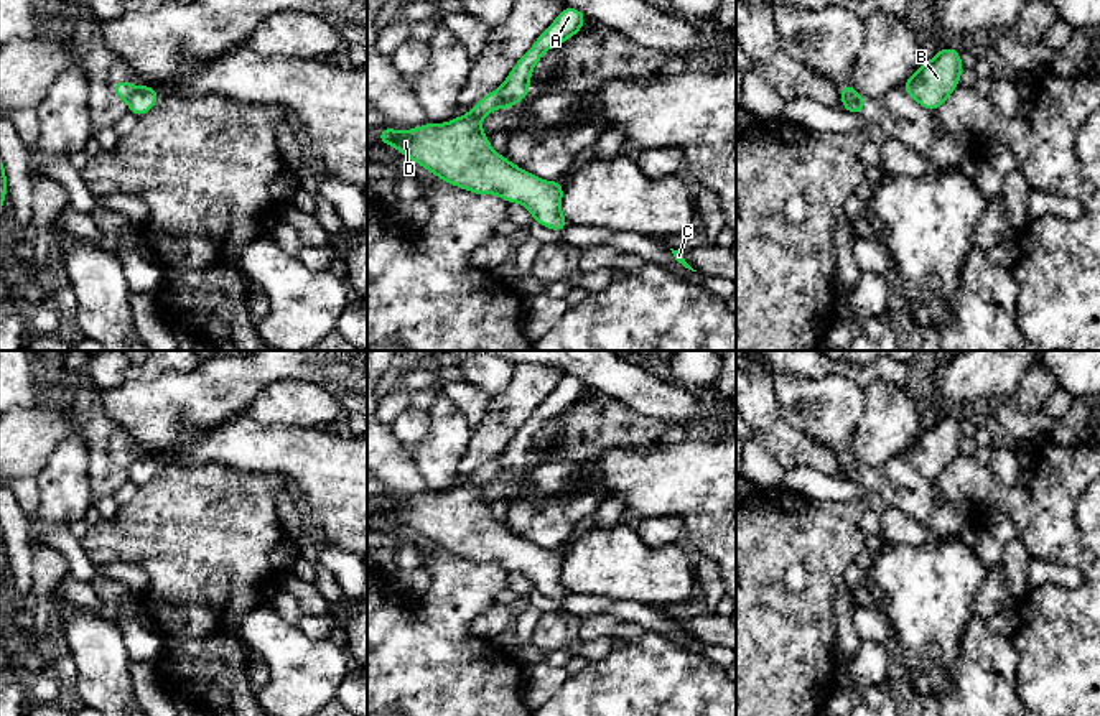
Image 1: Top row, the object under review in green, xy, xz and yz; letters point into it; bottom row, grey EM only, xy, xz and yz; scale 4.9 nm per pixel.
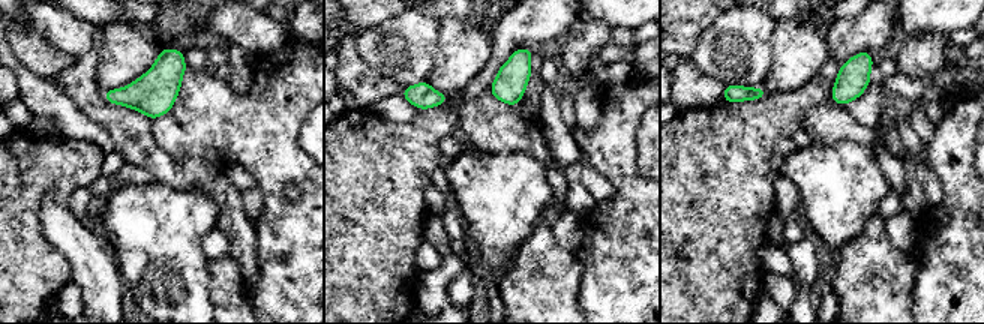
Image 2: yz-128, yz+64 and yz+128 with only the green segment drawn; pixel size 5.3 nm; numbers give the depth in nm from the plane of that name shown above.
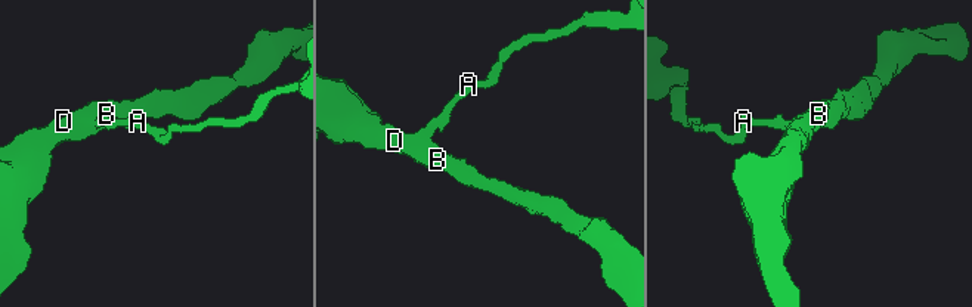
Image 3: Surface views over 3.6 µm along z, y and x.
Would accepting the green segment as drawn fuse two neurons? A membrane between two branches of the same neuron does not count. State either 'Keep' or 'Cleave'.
Cleave

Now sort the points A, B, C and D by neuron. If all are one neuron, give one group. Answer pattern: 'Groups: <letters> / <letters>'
Groups: A / B C D

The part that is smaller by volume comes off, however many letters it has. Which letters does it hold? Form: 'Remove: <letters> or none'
Remove: A

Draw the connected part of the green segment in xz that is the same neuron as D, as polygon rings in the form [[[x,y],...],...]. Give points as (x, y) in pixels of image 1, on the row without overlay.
[[[492,459],[468,482],[446,492],[431,491],[403,500],[384,495],[377,510],[395,515],[438,548],[474,563],[501,565],[507,573],[520,571],[534,591],[565,599],[570,593],[562,583],[563,551],[540,548],[491,517],[481,487],[497,476],[499,463]]]

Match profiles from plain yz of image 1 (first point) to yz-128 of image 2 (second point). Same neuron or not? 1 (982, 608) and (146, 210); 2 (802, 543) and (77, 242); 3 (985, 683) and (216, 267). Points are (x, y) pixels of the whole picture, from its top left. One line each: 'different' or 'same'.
1: different
2: different
3: same

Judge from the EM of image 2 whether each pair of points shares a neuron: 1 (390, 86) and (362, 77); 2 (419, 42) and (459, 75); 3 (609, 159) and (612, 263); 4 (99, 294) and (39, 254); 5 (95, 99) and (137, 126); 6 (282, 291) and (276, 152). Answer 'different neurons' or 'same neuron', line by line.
1: same neuron
2: different neurons
3: same neuron
4: different neurons
5: same neuron
6: same neuron

